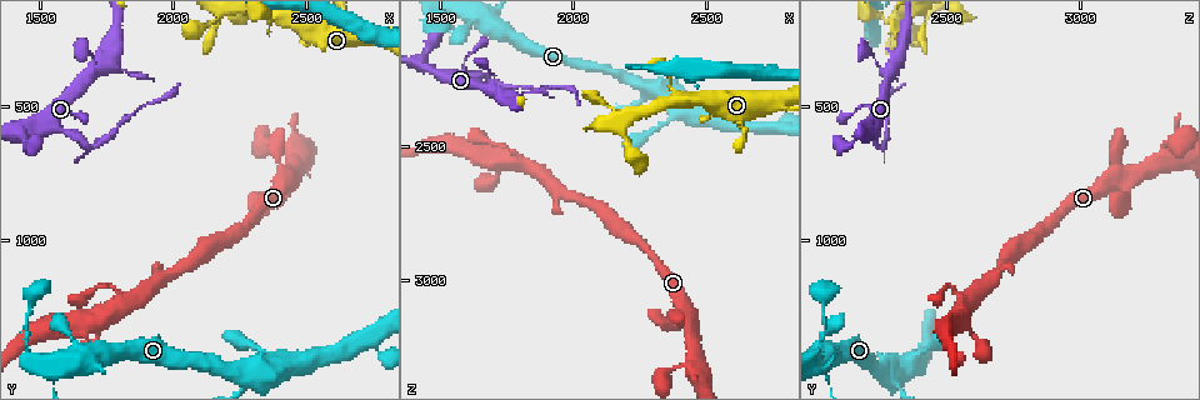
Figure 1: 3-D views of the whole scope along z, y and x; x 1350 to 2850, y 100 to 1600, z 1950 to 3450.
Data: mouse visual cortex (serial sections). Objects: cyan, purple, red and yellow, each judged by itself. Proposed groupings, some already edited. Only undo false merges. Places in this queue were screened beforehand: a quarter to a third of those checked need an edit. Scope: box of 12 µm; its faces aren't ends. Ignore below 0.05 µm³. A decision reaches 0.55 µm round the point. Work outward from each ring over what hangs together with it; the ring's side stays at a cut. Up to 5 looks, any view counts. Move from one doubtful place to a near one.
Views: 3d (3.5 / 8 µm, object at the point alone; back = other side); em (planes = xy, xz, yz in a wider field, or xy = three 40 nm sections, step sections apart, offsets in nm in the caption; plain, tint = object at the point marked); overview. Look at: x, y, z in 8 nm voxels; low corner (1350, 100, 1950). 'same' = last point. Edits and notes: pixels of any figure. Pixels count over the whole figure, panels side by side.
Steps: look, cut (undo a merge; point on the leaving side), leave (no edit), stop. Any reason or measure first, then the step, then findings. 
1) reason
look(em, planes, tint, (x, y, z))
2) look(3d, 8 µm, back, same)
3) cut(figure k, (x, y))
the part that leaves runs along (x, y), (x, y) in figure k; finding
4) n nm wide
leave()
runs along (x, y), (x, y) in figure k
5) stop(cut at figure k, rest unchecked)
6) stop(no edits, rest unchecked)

abrupt turn
look(3d, 8 µm, (1690, 660, 2260))

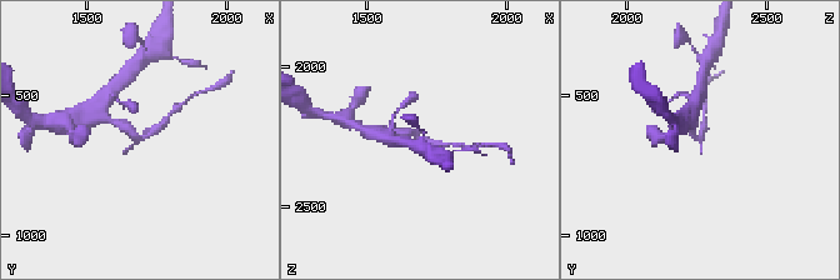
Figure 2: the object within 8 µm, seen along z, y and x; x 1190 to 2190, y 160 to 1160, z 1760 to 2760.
now the EM
look(em, xy, step 2, tint, (1690, 650, 2250))

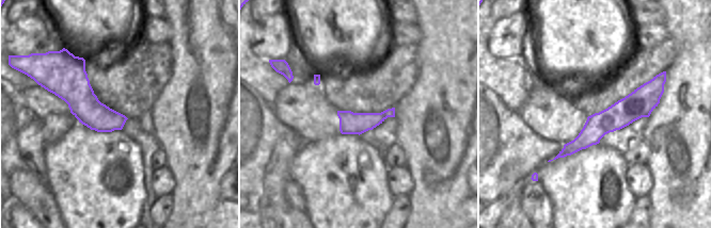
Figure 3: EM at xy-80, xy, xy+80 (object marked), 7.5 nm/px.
cut(figure 2, (156, 128))
the part that leaves runs along (133, 131), (148, 136), (171, 113) in figure 2; a second cell is stuck on

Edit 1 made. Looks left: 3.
look(overview)

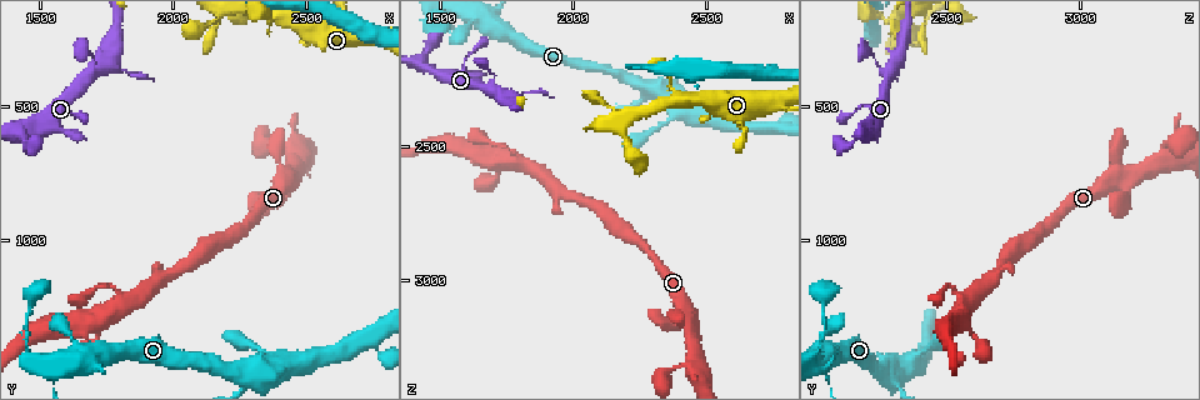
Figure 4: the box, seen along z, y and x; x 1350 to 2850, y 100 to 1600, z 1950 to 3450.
calibre changes
look(3d, 3.5 µm, (1690, 370, 2300))

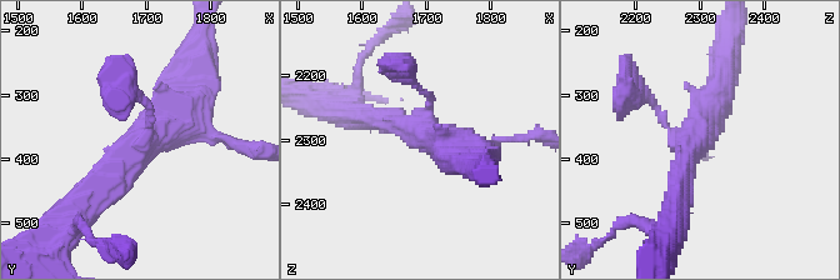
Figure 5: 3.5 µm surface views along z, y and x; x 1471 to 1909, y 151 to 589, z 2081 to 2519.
3 arms; arms of 100, 300, 450 nm; need the tissue
look(em, xy, step 1, tint, (1700, 370, 2285))

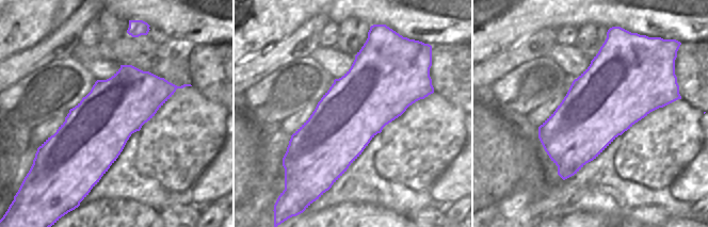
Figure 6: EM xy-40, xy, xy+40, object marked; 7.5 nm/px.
leave()
one cell here

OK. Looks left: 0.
stop(cut at figure 2, rest unchecked)

